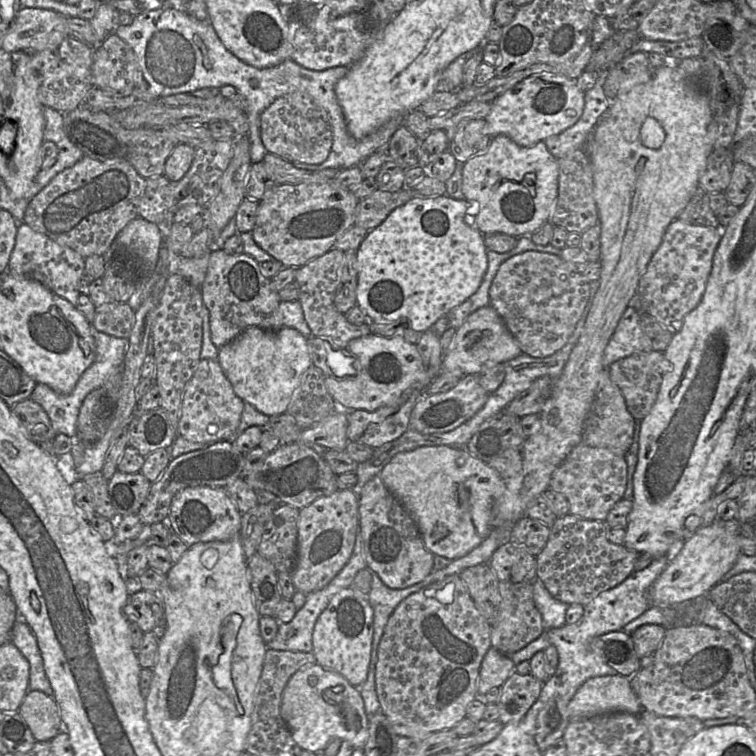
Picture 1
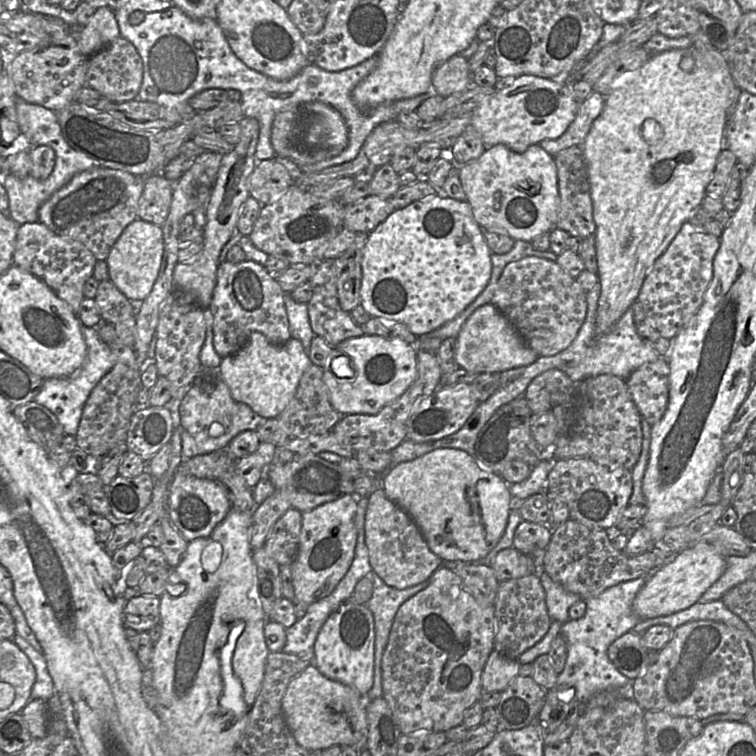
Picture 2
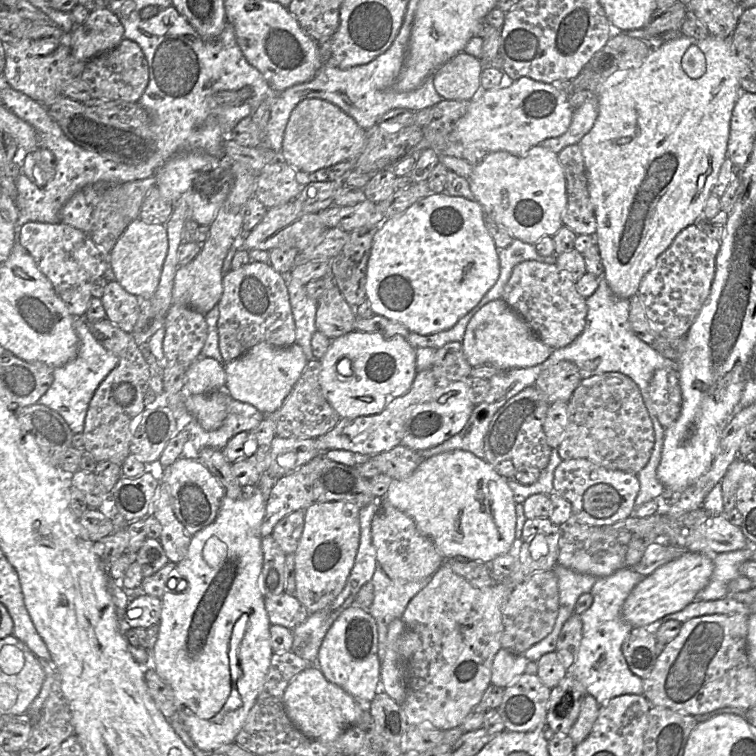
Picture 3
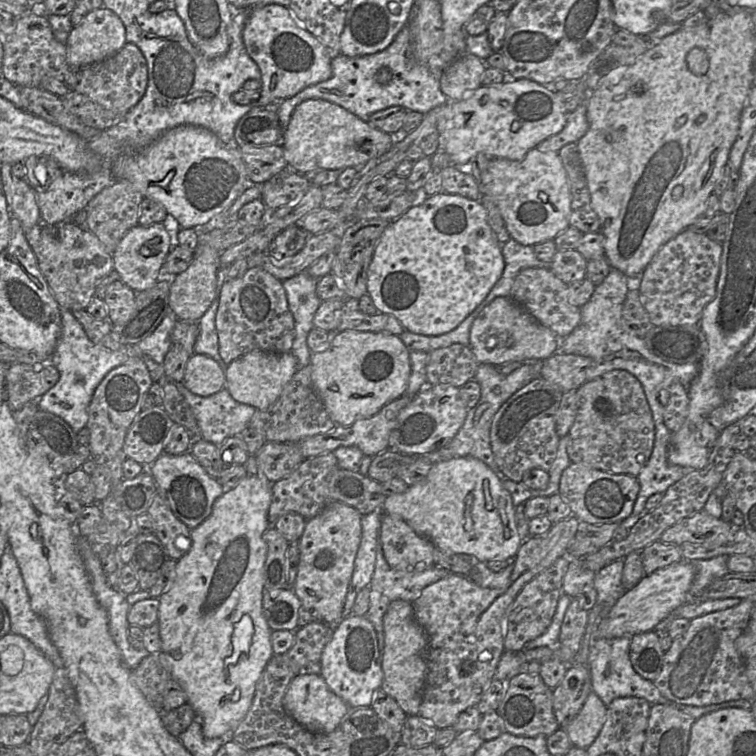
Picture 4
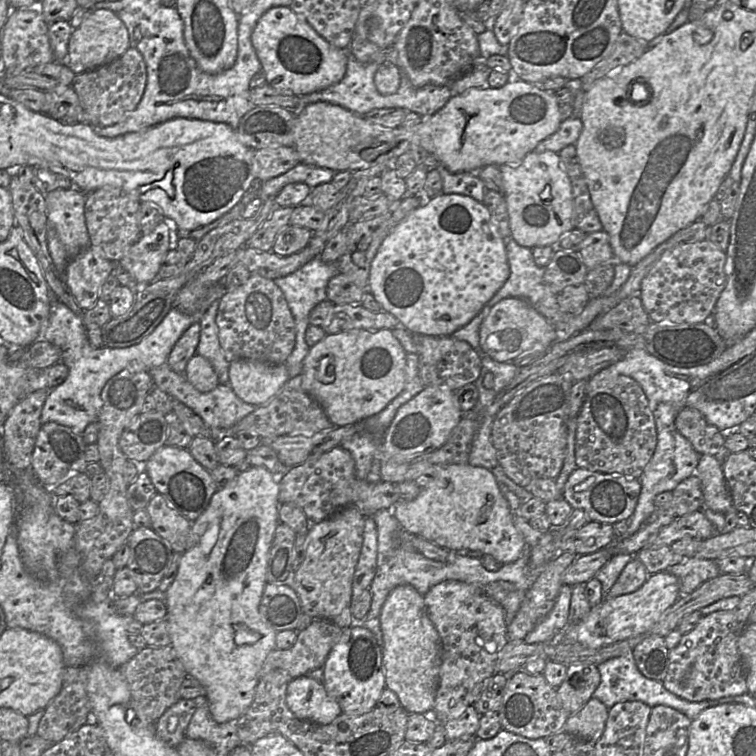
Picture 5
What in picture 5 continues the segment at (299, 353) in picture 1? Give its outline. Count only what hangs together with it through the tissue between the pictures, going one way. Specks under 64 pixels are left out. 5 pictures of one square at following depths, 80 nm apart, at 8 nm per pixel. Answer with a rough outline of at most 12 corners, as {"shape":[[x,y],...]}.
{"shape":[[238,359],[228,384],[254,406],[289,379],[285,363]]}

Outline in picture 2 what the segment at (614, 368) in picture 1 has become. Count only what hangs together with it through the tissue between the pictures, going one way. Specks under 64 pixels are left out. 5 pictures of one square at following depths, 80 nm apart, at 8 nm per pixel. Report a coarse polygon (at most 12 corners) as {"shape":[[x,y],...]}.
{"shape":[[669,362],[641,365],[626,384],[650,425],[669,401]]}

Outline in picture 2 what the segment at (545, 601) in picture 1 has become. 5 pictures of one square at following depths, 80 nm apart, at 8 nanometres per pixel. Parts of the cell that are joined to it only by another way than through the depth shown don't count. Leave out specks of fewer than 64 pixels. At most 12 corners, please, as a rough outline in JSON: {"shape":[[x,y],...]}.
{"shape":[[539,575],[551,621],[565,623],[569,608],[581,599]]}

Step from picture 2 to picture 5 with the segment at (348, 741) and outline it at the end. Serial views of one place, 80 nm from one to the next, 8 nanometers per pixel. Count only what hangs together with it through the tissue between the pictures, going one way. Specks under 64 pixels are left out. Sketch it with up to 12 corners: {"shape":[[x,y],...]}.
{"shape":[[291,679],[285,702],[298,719],[330,724],[342,713],[323,683]]}

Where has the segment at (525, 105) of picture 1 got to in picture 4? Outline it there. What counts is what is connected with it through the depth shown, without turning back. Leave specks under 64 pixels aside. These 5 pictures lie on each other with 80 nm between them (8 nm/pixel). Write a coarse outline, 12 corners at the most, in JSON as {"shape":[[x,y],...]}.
{"shape":[[522,78],[451,101],[439,150],[522,160],[559,133],[559,91]]}

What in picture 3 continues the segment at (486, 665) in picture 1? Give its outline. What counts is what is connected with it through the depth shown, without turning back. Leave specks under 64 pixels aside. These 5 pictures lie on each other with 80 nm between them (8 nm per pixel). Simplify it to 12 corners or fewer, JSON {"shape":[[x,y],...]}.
{"shape":[[501,648],[492,662],[491,684],[505,688],[530,661]]}

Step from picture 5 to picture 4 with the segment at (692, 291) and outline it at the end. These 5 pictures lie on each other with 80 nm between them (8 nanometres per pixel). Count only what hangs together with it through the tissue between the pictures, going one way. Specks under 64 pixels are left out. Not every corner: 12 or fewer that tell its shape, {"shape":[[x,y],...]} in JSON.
{"shape":[[685,229],[640,278],[655,326],[699,325],[722,244]]}

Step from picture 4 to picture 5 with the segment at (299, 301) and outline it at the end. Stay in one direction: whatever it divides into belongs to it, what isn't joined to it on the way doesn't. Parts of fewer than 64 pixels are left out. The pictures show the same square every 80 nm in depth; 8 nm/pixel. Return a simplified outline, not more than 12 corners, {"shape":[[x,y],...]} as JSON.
{"shape":[[316,257],[274,280],[295,321],[295,346],[285,362],[301,374],[310,349],[309,314],[327,300],[336,263]]}

